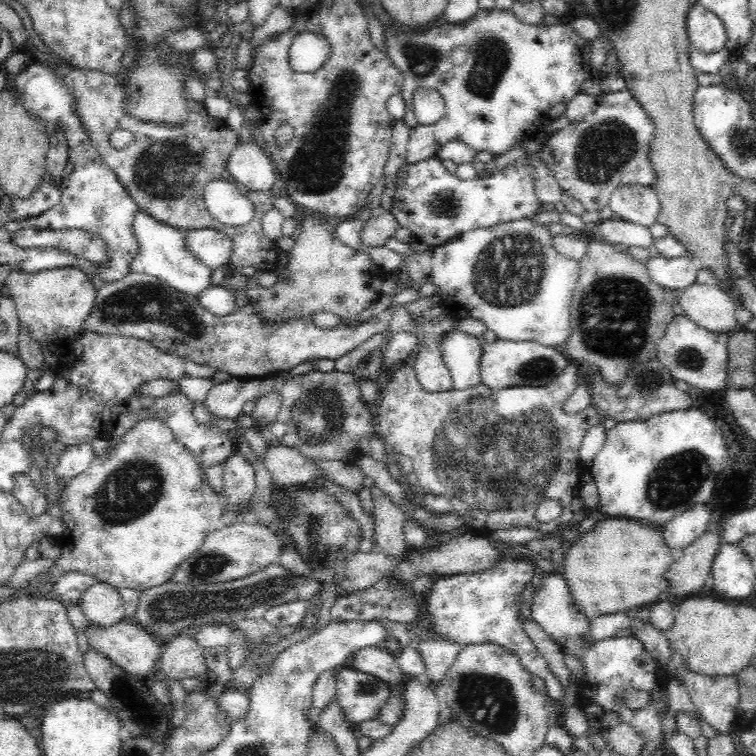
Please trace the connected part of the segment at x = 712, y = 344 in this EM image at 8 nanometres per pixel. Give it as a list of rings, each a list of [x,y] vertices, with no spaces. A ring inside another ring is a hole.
[[[676,314],[670,322],[666,336],[658,346],[658,362],[668,368],[674,380],[686,382],[688,388],[700,388],[704,392],[724,392],[728,390],[728,340],[730,334],[714,334],[696,326],[684,314]]]

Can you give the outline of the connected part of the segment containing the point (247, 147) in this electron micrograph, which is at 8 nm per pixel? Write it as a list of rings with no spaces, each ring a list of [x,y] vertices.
[[[256,140],[248,144],[238,144],[228,162],[230,176],[242,184],[242,190],[250,190],[254,196],[270,196],[276,184],[276,174],[272,158],[264,154],[262,144]]]

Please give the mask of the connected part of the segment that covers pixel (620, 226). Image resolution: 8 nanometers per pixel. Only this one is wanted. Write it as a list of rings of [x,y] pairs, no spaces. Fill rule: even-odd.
[[[602,220],[602,224],[594,226],[598,236],[610,244],[622,244],[628,248],[650,248],[656,238],[652,238],[648,226],[640,226],[634,222],[624,222],[624,220]]]

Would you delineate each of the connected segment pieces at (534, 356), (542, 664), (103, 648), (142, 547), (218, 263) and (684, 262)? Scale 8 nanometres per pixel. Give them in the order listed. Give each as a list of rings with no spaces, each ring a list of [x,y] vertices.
[[[496,340],[484,346],[484,358],[480,366],[482,384],[496,390],[512,390],[512,388],[540,388],[554,382],[568,366],[568,356],[562,350],[554,350],[552,346],[544,346],[540,342],[510,342],[510,340]]]
[[[524,556],[522,560],[508,560],[508,562],[500,562],[498,566],[490,568],[490,570],[484,570],[480,574],[458,574],[458,576],[440,576],[436,580],[436,584],[432,586],[432,590],[428,592],[428,596],[424,598],[424,612],[432,618],[438,634],[446,636],[446,638],[452,638],[456,642],[460,642],[462,646],[468,646],[468,644],[498,644],[498,646],[504,646],[508,650],[512,650],[512,654],[516,654],[520,658],[520,664],[530,672],[530,674],[536,674],[536,676],[542,676],[546,680],[546,686],[548,686],[548,696],[554,704],[560,702],[562,698],[562,682],[556,678],[556,674],[550,670],[548,662],[542,658],[542,654],[538,652],[534,640],[528,636],[526,628],[524,628],[524,622],[522,622],[522,604],[524,604],[524,598],[522,598],[522,592],[526,588],[526,584],[532,582],[534,576],[542,576],[542,574],[536,574],[536,566]]]
[[[122,620],[116,626],[92,626],[92,622],[84,622],[82,628],[84,628],[88,646],[94,652],[104,654],[112,664],[116,664],[124,672],[128,672],[128,676],[140,676],[146,680],[146,678],[150,678],[150,674],[154,670],[158,670],[158,662],[160,662],[164,648],[160,648],[156,638],[152,634],[148,634],[144,628],[140,628],[138,624],[130,624],[130,622]]]
[[[140,418],[140,420],[136,420],[136,424],[134,424],[120,440],[116,440],[116,444],[108,446],[108,448],[90,464],[90,468],[88,468],[86,472],[82,472],[82,474],[78,474],[76,478],[72,478],[72,480],[68,482],[68,486],[64,488],[62,502],[60,502],[60,506],[58,506],[58,508],[62,510],[64,532],[54,538],[54,544],[62,550],[62,556],[56,560],[56,564],[52,566],[52,570],[50,570],[48,574],[36,576],[30,584],[38,584],[38,580],[56,582],[58,578],[62,578],[62,576],[64,576],[66,572],[70,572],[70,570],[76,570],[76,572],[84,572],[84,574],[88,574],[88,576],[94,576],[96,580],[108,582],[108,584],[112,584],[114,588],[130,588],[130,590],[138,590],[138,592],[144,592],[144,590],[148,590],[148,588],[154,588],[154,586],[162,586],[162,584],[166,584],[166,582],[172,582],[178,566],[180,566],[186,558],[190,558],[192,554],[196,554],[196,552],[202,548],[202,544],[206,542],[208,534],[218,532],[218,530],[222,530],[222,528],[228,526],[228,522],[226,522],[226,518],[224,518],[224,510],[222,510],[222,508],[224,508],[224,498],[222,498],[222,494],[218,494],[218,490],[214,490],[214,488],[210,486],[210,482],[206,480],[206,474],[204,474],[204,472],[206,472],[204,464],[202,464],[186,446],[182,446],[180,442],[176,442],[176,436],[172,434],[172,430],[166,426],[164,420],[160,420],[160,418]]]
[[[212,228],[188,230],[184,242],[192,256],[198,258],[206,268],[228,268],[232,244],[224,232],[216,232]]]
[[[664,256],[652,258],[646,264],[646,268],[652,282],[672,290],[684,290],[696,284],[696,276],[700,270],[698,262],[692,262],[688,258],[664,258]]]

